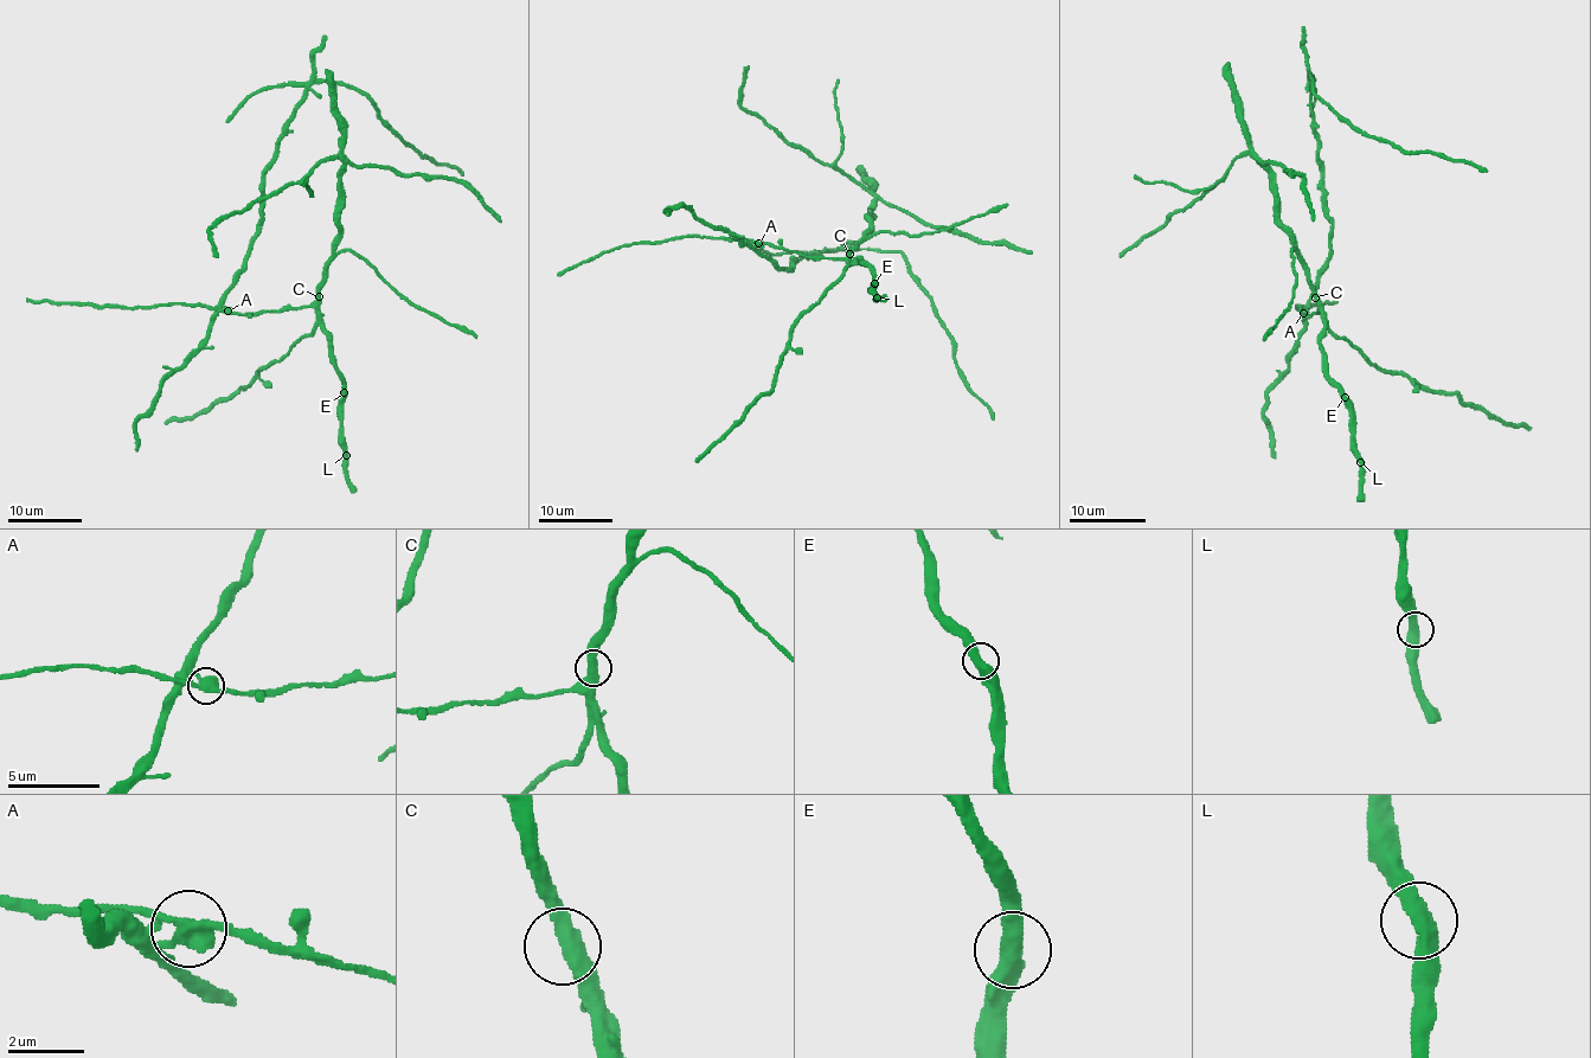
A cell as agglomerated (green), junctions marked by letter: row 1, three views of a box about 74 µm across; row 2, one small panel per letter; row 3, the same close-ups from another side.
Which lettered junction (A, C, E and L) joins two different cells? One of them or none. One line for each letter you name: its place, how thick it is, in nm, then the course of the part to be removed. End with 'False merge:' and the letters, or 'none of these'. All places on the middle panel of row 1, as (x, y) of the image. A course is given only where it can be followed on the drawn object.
A: at (758, 243); 460 nm thick; foreign part runs (759, 243), (754, 248), (787, 270), (820, 250), (897, 250), (951, 340), (957, 373), (994, 420)
False merge: A

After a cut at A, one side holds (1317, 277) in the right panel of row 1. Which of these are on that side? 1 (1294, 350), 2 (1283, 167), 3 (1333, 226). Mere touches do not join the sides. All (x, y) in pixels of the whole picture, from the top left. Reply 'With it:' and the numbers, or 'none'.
With it: 1, 3

